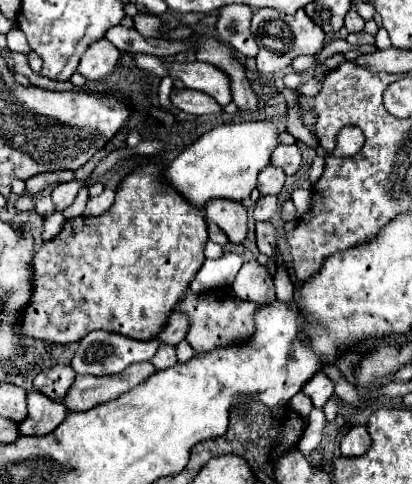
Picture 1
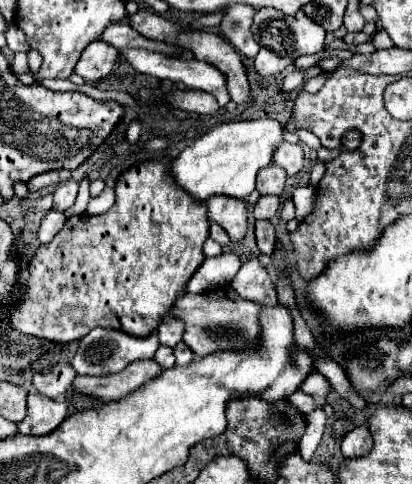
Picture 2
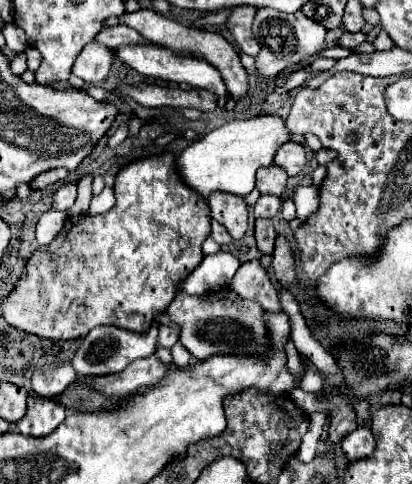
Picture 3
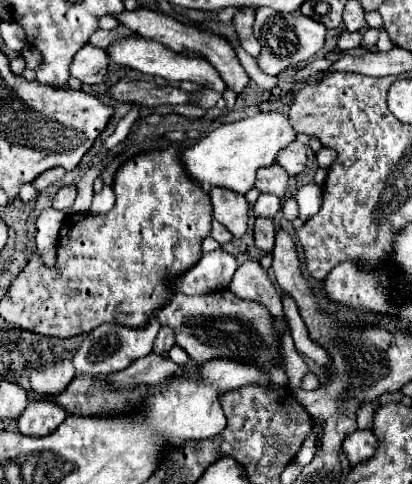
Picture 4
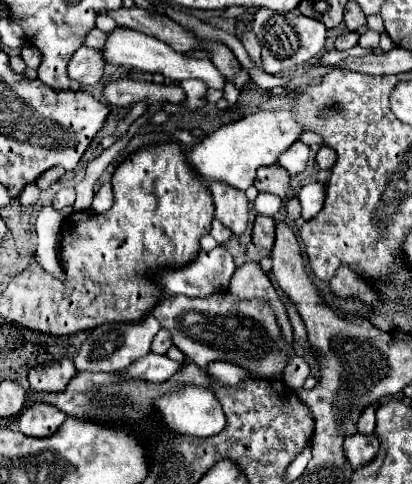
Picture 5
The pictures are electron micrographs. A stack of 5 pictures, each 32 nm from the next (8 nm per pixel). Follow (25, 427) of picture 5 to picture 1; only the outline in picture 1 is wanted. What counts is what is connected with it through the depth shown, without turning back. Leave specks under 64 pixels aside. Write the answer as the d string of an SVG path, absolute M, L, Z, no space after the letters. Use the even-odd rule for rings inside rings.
M40 392L28 394L28 416L18 424L20 434L24 436L44 436L52 432L66 418L66 404L48 400Z

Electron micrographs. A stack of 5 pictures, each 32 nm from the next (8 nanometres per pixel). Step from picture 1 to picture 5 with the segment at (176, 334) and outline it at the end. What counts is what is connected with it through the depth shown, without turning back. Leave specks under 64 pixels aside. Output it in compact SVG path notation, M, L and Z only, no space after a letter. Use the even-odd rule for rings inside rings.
M162 328L162 330L158 332L158 336L152 340L152 352L154 352L154 354L166 354L170 346L172 346L170 332Z

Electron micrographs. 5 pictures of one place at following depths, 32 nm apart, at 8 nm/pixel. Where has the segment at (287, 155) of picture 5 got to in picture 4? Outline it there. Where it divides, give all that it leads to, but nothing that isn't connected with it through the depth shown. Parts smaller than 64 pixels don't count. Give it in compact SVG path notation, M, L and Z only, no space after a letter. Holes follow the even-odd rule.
M298 140L288 144L288 148L284 148L276 158L276 162L282 168L286 168L286 172L290 176L300 174L306 168L306 160L308 160L308 148L304 144L300 144Z

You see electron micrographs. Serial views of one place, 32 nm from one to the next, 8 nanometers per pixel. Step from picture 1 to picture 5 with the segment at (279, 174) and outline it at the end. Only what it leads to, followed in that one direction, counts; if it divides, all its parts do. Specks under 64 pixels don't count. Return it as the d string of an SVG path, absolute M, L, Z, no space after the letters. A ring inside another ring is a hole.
M272 164L272 166L258 168L258 176L256 176L254 186L260 192L272 192L272 194L284 198L288 192L288 182L290 182L288 170L282 168L280 164Z

